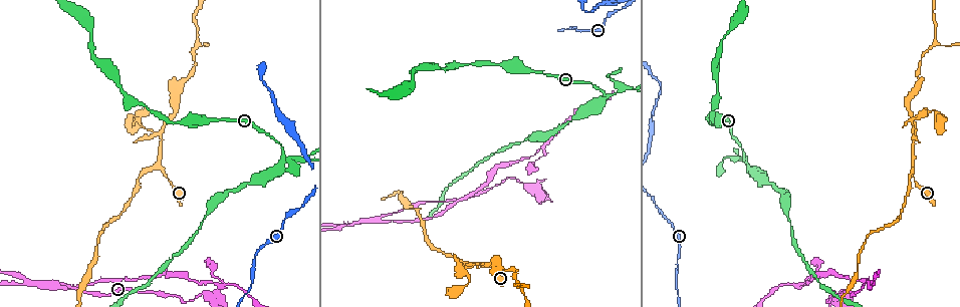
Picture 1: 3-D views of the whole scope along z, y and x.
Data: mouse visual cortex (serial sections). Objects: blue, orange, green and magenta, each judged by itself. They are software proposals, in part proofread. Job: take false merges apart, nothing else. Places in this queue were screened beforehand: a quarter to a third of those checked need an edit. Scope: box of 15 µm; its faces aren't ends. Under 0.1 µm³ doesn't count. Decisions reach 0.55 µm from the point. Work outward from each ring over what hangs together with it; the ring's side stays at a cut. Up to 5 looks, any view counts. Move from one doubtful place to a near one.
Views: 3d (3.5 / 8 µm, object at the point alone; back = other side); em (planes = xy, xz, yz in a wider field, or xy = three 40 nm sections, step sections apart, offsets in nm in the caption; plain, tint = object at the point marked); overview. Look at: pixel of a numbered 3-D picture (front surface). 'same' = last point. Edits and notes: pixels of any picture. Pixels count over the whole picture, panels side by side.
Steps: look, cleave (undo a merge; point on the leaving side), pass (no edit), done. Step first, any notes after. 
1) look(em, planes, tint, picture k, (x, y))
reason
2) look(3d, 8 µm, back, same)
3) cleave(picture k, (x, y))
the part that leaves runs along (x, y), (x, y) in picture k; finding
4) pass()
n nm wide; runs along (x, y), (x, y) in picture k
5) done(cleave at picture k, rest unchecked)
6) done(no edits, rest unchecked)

look(3d, 8 µm, back, picture 1, (377, 216))
two arms in line, one across

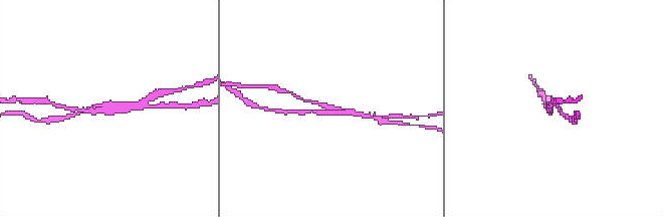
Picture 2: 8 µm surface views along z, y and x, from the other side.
look(3d, 3.5 µm, back, picture 2, (329, 109))
closer look

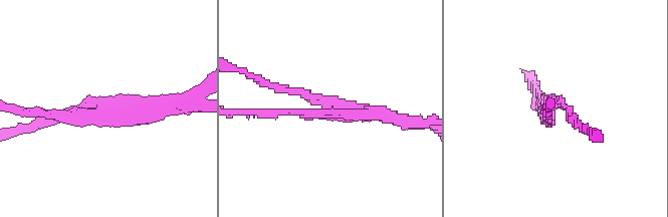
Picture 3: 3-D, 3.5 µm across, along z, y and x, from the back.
look(em, xy, step 2, tint, picture 3, (332, 104))
3 arms; arms of 150, 150, 250 nm; shape alone is not enough

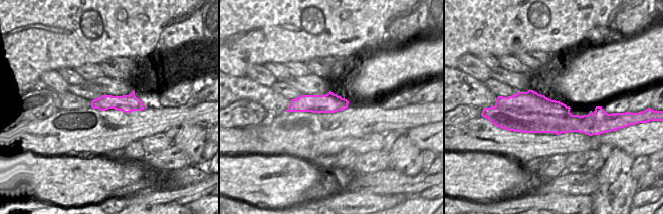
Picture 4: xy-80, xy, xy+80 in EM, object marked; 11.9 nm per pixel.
cleave(picture 3, (293, 112))
the part that leaves runs along (326, 112), (246, 112) in picture 3; a second cell is stuck on

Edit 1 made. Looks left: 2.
look(3d, 3.5 µm, back, picture 1, (622, 87))
branch point

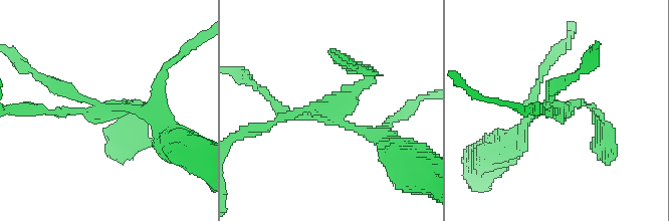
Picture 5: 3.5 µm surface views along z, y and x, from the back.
look(em, planes, tint, picture 5, (327, 112))
need the tissue

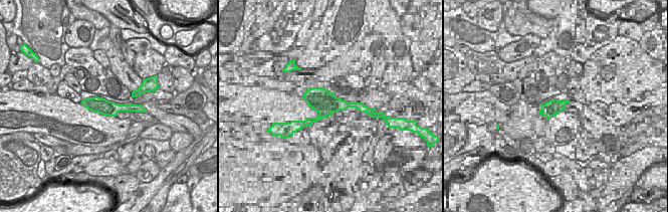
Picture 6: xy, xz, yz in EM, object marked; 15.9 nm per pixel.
cleave(picture 5, (357, 85))
the part that leaves runs along (338, 117), (371, 77), (344, 59) in picture 5; a second cell is stuck on

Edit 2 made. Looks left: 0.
done(cleave at picture 3, cleave at picture 5, rest unchecked)

